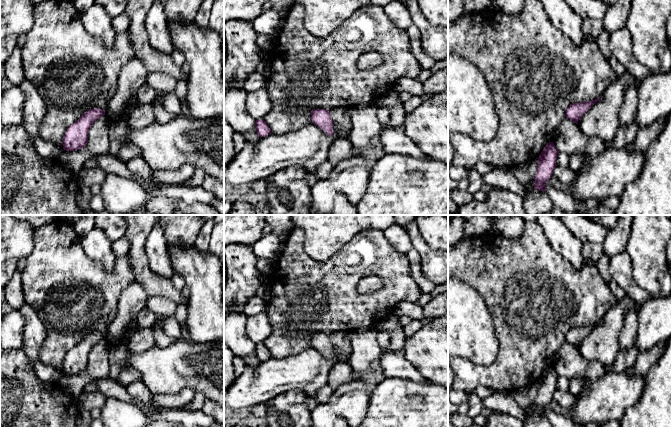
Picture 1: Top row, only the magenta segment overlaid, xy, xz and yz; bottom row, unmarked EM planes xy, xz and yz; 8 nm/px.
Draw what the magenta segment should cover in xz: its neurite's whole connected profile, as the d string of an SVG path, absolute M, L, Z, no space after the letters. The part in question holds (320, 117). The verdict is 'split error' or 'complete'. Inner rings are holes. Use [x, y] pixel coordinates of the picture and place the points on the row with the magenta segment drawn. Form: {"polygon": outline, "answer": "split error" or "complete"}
{"polygon": "M313 109L311 111L311 120L313 124L320 127L330 137L333 136L333 121L328 110Z", "answer": "complete"}

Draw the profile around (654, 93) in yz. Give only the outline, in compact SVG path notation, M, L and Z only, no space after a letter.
M671 71L649 75L638 87L634 123L638 128L651 125L671 114Z

